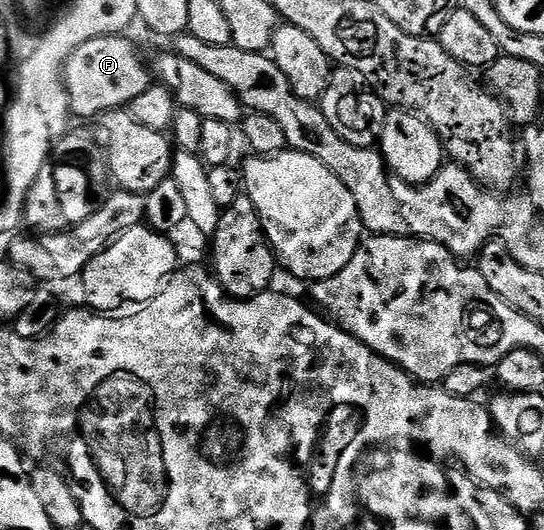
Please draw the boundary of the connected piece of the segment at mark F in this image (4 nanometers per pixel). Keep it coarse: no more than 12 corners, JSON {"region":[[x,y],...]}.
{"region":[[124,34],[70,54],[73,117],[127,109],[154,83]]}

